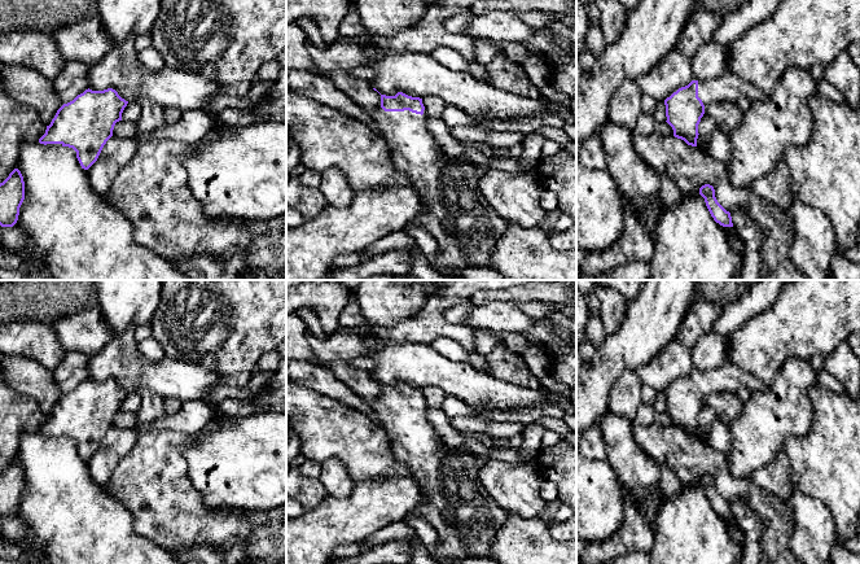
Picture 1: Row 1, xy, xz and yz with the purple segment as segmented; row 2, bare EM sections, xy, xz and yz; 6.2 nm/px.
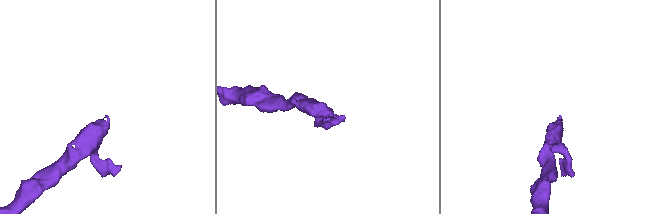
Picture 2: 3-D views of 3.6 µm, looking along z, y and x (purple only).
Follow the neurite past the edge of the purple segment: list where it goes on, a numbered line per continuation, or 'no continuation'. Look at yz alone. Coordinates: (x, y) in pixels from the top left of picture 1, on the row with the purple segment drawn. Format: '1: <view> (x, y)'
1: yz (728, 87)

